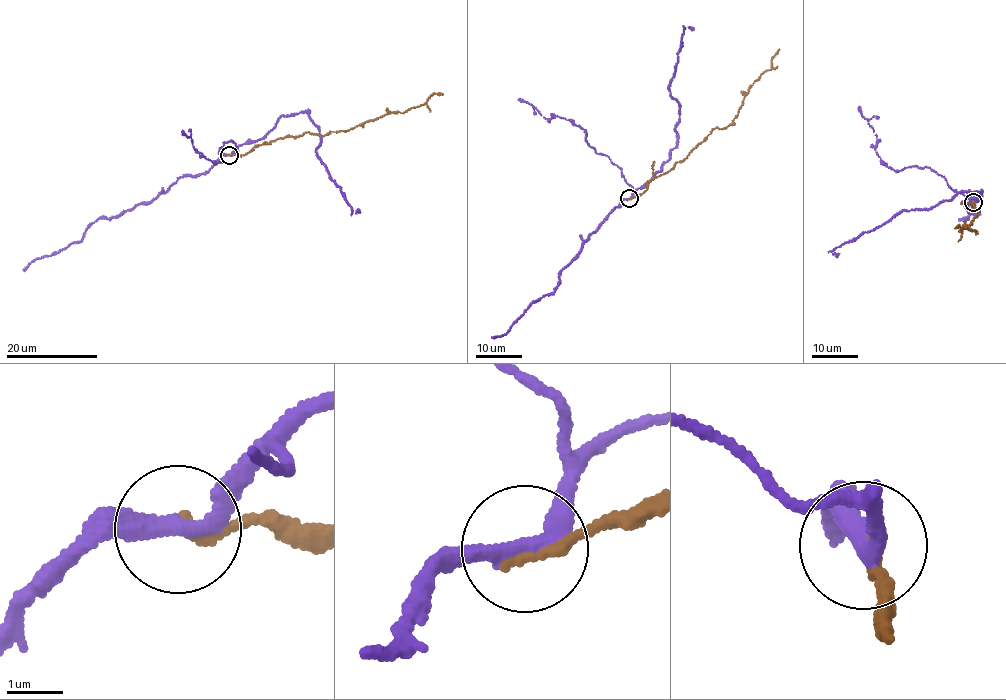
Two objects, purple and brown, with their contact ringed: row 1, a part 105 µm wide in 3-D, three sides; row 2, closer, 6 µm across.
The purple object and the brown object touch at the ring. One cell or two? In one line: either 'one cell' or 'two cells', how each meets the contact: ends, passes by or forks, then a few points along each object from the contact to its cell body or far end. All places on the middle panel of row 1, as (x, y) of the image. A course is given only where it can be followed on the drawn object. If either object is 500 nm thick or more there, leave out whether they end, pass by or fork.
two cells | purple passes by | brown ends | purple via (629, 198), (635, 189), (646, 187), (677, 141), (678, 101), (670, 94), (669, 84), (684, 28), (693, 29) | brown via (629, 199), (644, 193), (647, 182), (684, 161), (713, 129), (732, 124), (746, 95), (770, 69), (779, 49)

